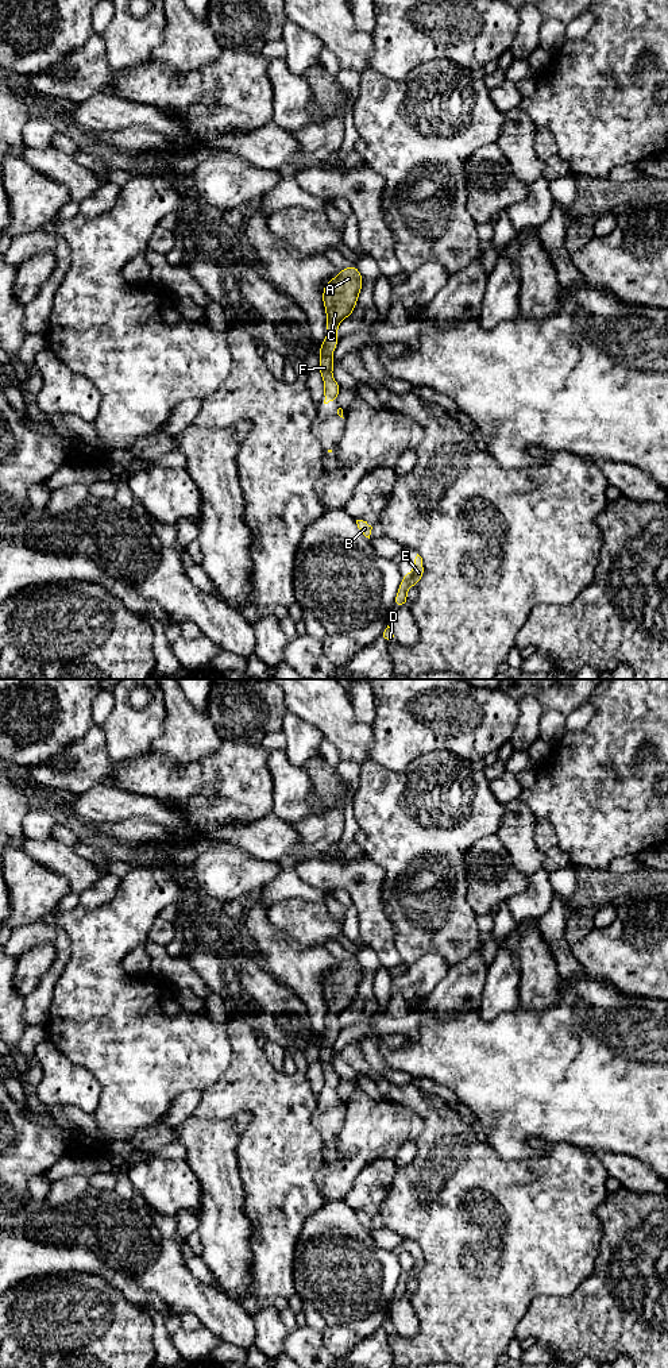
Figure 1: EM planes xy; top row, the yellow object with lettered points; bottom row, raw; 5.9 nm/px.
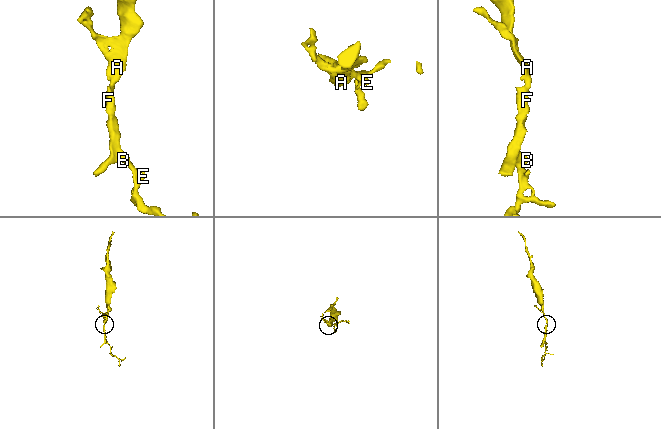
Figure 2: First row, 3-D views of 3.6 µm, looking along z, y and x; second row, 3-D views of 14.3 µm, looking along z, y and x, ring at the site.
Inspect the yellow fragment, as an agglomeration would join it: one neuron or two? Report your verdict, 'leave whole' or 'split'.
leave whole

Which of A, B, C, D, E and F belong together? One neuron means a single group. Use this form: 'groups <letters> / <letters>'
groups A B C D E F

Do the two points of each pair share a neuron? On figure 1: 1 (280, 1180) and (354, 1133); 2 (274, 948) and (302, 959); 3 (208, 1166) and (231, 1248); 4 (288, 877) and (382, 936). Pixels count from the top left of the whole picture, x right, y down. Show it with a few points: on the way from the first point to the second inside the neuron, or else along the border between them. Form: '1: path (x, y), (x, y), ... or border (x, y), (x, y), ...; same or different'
1: border (324, 1144), (324, 1164), (316, 1174), (316, 1183); different
2: path (281, 955), (285, 959), (296, 959); same
3: path (220, 1186), (224, 1228); same
4: border (298, 874), (307, 883), (325, 891); different

